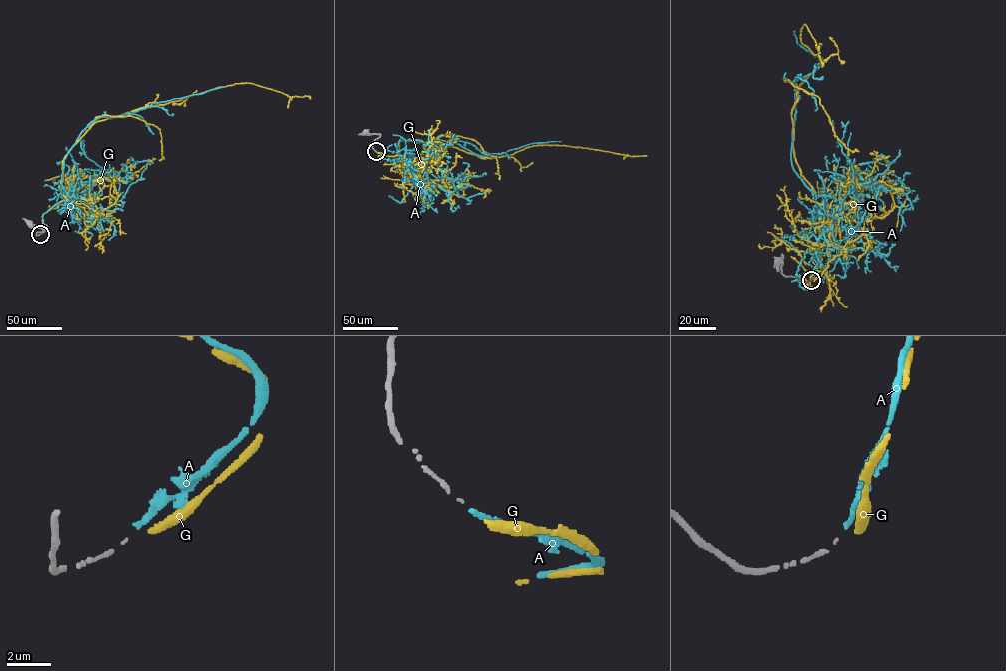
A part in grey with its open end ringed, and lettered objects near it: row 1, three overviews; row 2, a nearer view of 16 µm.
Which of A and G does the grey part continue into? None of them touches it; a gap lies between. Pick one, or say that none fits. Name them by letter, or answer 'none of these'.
A

